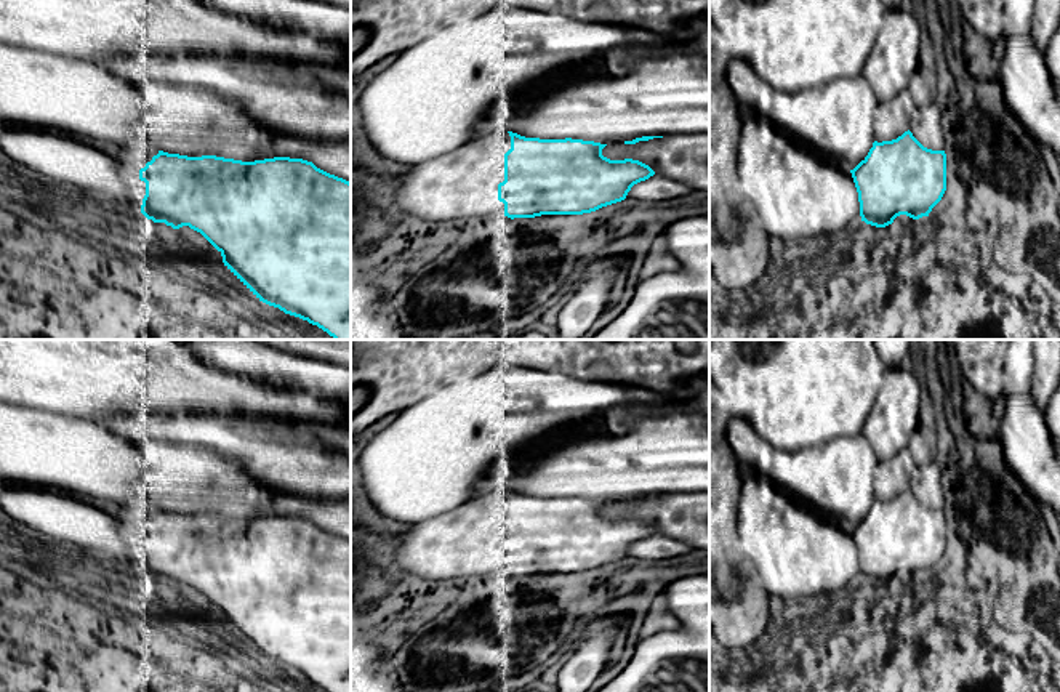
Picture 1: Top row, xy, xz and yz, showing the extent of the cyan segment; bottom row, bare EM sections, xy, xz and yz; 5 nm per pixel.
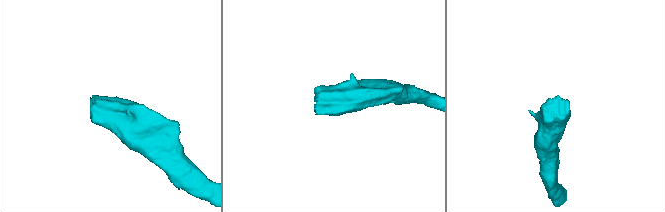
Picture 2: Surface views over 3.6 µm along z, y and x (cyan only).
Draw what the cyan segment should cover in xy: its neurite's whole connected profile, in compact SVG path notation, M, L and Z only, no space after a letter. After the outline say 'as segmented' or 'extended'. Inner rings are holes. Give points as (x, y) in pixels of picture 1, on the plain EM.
M130 503L125 508L109 508L122 540L138 559L139 572L154 581L165 581L173 588L189 585L200 591L223 615L224 625L263 662L279 666L285 673L307 679L327 692L351 692L351 541L317 527L312 521L290 516L274 516L242 521L216 514L187 516L168 513L154 503Z | extended

